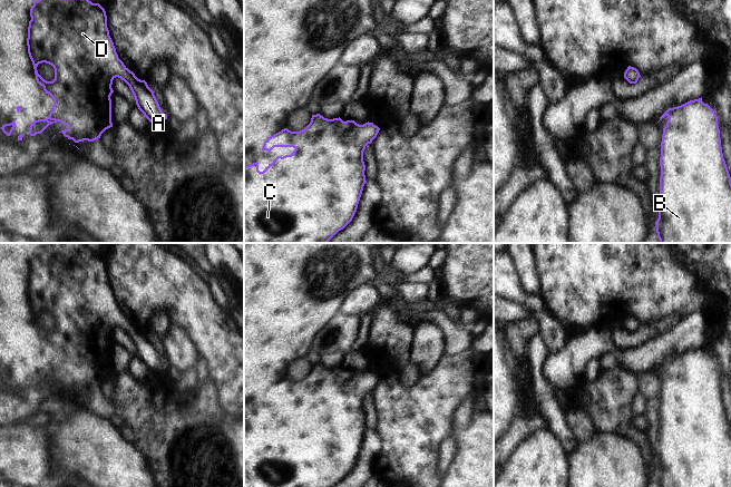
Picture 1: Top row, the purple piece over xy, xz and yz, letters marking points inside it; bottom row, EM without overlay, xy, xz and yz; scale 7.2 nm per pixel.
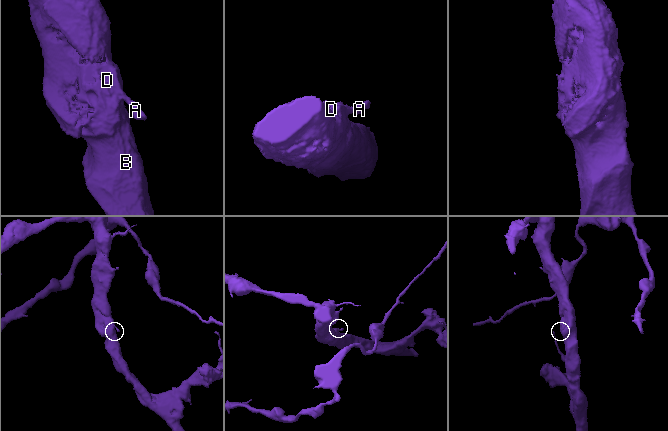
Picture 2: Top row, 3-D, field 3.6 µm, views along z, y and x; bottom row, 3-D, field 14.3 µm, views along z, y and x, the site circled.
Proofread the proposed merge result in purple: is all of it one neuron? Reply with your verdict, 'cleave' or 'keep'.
keep

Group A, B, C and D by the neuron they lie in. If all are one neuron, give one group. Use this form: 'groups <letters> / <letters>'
groups A B C D

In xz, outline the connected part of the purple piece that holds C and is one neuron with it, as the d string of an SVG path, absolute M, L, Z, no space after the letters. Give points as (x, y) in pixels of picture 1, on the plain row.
M316 363L300 381L284 378L269 387L262 400L270 402L274 397L293 397L294 401L277 406L263 421L259 420L257 411L244 416L244 487L333 487L343 479L352 470L367 432L363 401L379 380L373 372L359 374L354 370L328 369Z

